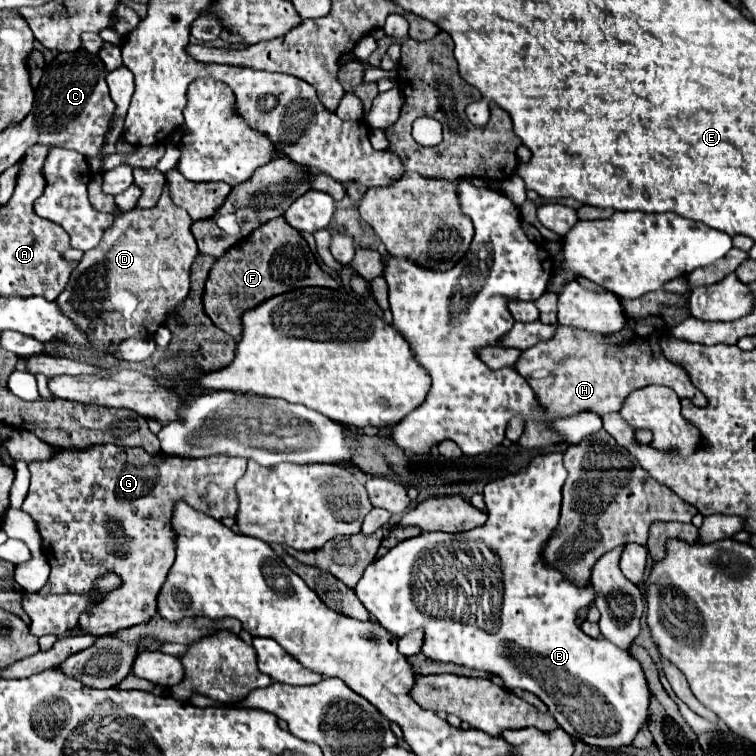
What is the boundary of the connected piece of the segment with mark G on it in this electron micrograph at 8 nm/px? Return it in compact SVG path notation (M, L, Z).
M104 444L104 446L92 446L88 450L62 450L60 454L56 454L54 458L50 460L44 460L44 462L32 462L30 464L30 472L32 472L32 484L30 484L30 490L28 490L28 496L22 504L22 510L26 514L30 514L38 526L38 532L42 536L42 550L48 558L48 564L52 568L50 572L50 578L46 582L46 586L40 590L40 594L90 594L90 596L98 596L96 594L96 580L104 574L110 574L114 572L116 576L120 576L122 584L118 588L114 588L112 592L108 592L108 596L104 598L96 598L90 608L86 612L80 614L80 620L78 620L78 626L84 634L90 634L90 636L102 636L102 634L112 634L112 632L118 632L118 630L124 630L124 628L130 628L130 626L138 626L138 624L146 624L158 610L156 606L156 596L166 580L166 574L174 562L174 556L176 556L176 536L174 536L174 530L172 530L172 512L174 512L174 504L176 502L188 502L192 508L196 510L202 510L206 512L208 516L216 518L216 520L222 520L224 516L230 516L234 518L236 512L238 512L238 496L236 496L236 482L244 476L246 472L246 460L244 458L232 458L232 456L204 456L204 458L182 458L182 456L168 456L168 454L148 454L144 452L144 448L120 448L120 446L114 446L114 444Z

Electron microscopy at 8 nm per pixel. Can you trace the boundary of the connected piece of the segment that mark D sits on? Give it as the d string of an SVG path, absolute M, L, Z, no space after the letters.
M164 184L156 206L134 208L114 218L102 242L94 250L84 252L56 302L66 316L72 316L74 324L80 324L96 340L124 340L124 336L150 338L188 296L190 266L198 256L190 224L188 212L172 202L168 184Z

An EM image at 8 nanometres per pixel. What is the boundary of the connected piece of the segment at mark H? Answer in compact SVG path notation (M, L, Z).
M660 288L636 300L622 298L620 306L626 318L626 326L620 332L596 334L558 324L550 340L540 342L520 354L516 372L526 378L536 394L538 404L546 410L546 418L528 418L524 432L518 438L522 448L546 448L552 444L562 444L566 438L550 428L550 420L576 416L580 412L596 412L598 416L618 412L630 392L650 384L668 386L680 398L692 398L696 406L706 404L706 398L692 386L688 372L670 362L658 346L658 340L670 334L662 316L664 308L670 306L688 310L688 300L666 300L666 290Z

